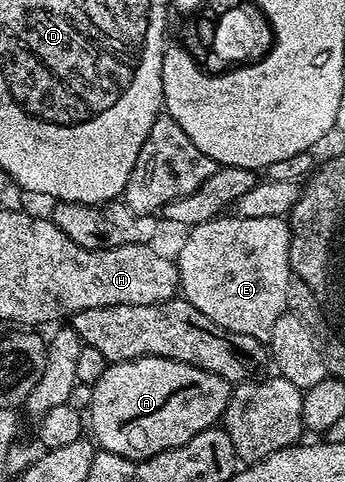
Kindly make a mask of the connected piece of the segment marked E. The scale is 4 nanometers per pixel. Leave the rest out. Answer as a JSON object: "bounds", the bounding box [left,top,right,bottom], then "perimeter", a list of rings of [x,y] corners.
{"bounds":[174,215,293,342],"perimeter":[[[221,215],[206,223],[193,225],[185,233],[188,234],[185,235],[180,250],[174,253],[183,300],[198,307],[206,319],[214,319],[218,327],[226,327],[226,331],[238,331],[238,335],[250,335],[259,341],[271,342],[274,323],[278,323],[281,315],[289,312],[288,292],[293,275],[287,220],[282,217],[246,219]]]}

